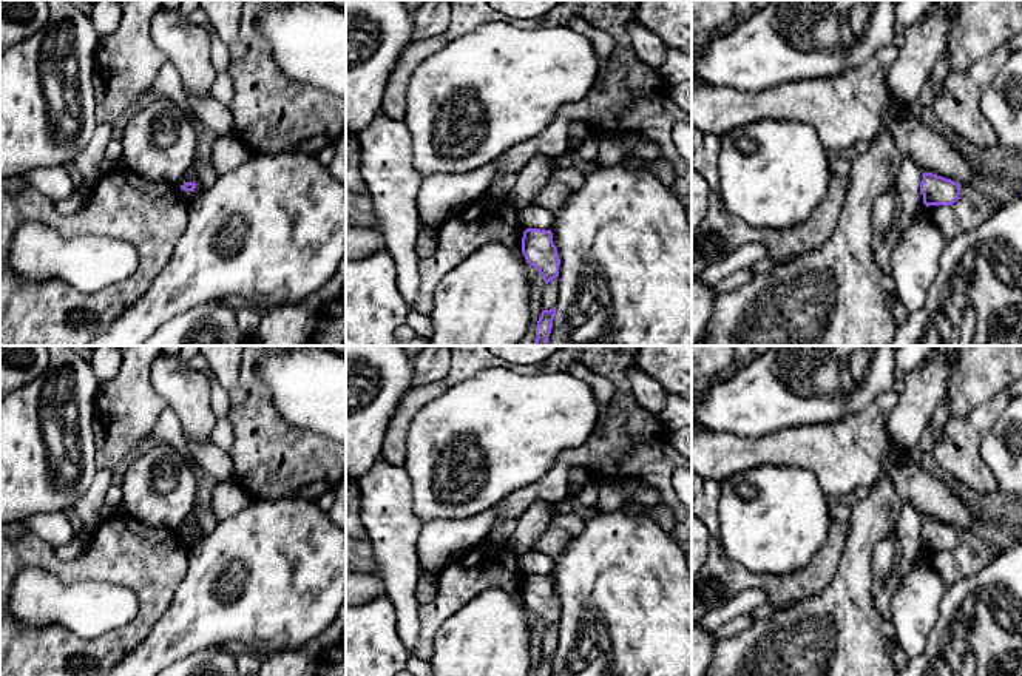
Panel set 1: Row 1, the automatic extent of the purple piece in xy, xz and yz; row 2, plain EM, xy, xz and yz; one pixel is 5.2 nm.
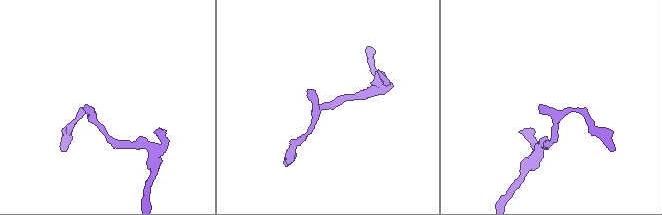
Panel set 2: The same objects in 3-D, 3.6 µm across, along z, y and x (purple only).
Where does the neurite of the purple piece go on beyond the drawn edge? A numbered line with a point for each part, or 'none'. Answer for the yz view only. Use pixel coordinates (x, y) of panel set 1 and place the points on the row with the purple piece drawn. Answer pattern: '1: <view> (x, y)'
none

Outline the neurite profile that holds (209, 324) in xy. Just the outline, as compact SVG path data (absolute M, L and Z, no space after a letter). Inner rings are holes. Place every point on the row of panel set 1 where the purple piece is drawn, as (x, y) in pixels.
M218 299L170 318L142 346L241 346L242 340L235 309Z

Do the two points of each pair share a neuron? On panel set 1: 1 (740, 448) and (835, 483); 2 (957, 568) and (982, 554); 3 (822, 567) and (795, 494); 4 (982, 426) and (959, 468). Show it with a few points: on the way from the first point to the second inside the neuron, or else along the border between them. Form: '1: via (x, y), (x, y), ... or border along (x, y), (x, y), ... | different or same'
1: via (764, 449), (803, 449), (812, 459) | same
2: via (964, 562), (971, 554), (976, 554) | same
3: border along (832, 522), (828, 537), (812, 559), (788, 574) | different
4: via (971, 437), (962, 446), (961, 457) | same

